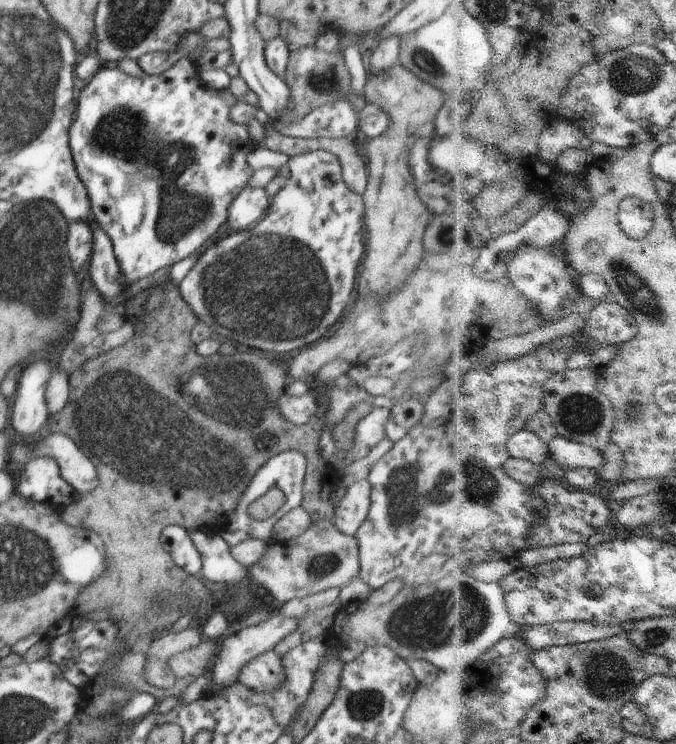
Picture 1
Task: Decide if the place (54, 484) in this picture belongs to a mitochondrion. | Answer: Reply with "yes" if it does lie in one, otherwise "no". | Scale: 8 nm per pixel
no

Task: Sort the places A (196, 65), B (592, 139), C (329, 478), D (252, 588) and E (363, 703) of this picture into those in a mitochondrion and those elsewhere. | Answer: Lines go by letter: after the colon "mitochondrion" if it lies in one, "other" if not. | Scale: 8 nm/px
A: other
B: other
C: other
D: other
E: mitochondrion

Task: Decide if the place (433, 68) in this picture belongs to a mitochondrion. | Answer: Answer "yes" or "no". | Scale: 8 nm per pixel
yes

